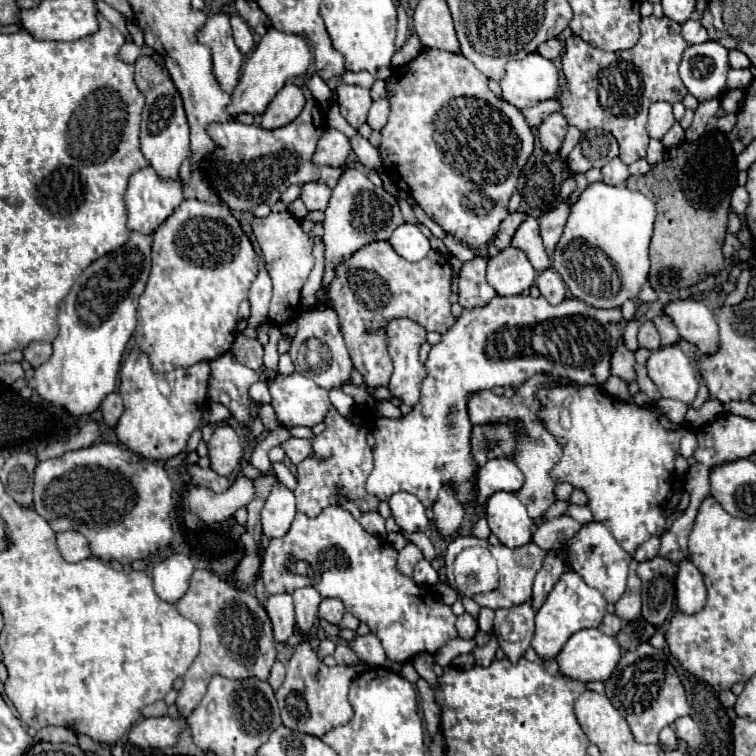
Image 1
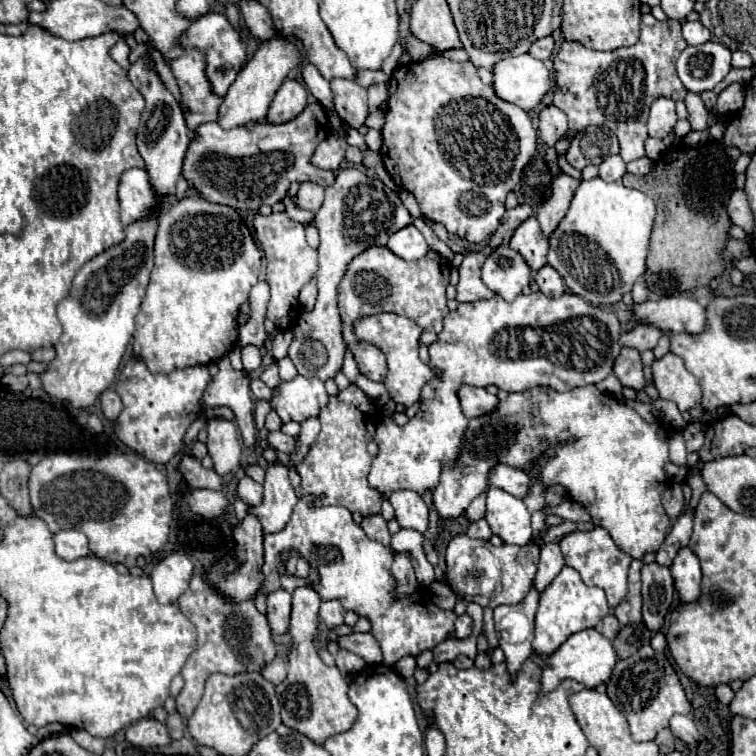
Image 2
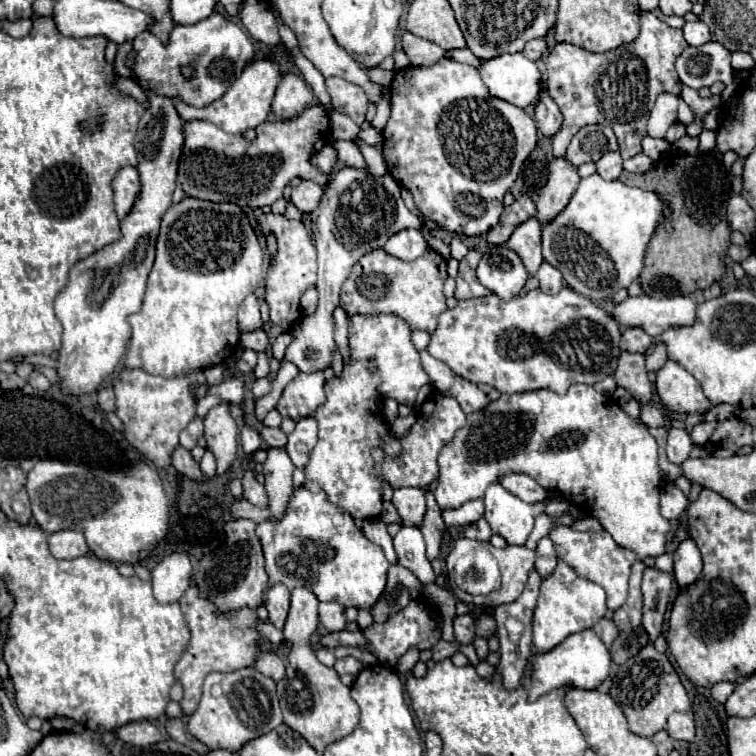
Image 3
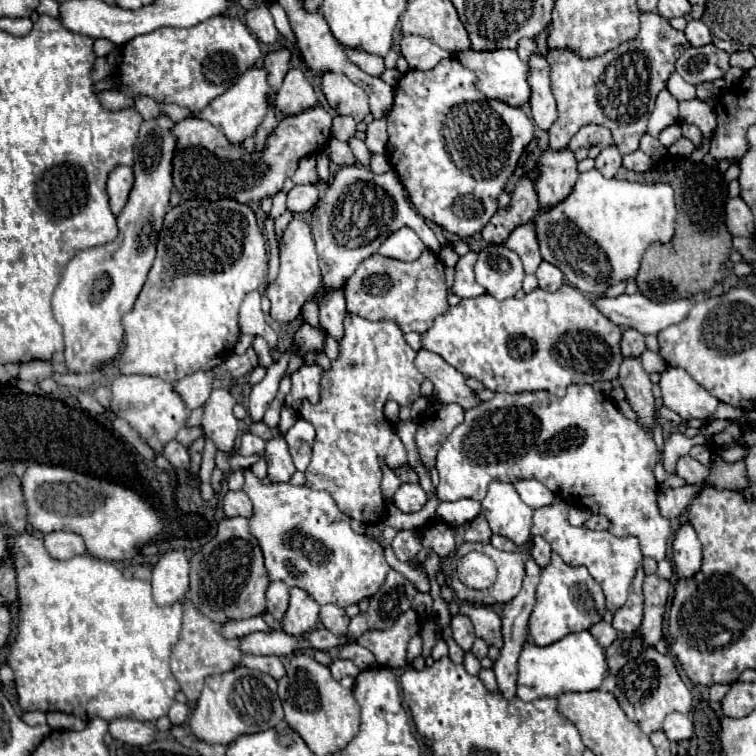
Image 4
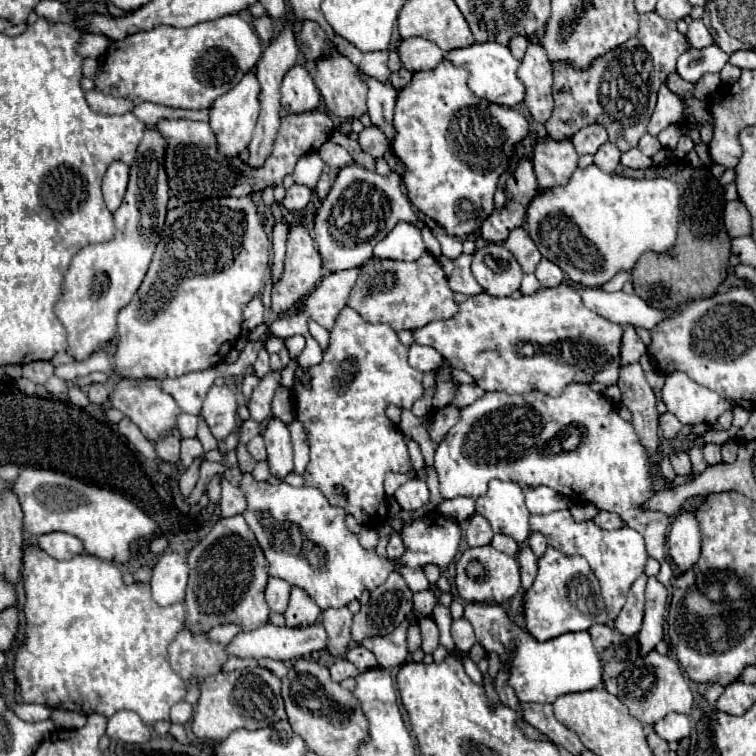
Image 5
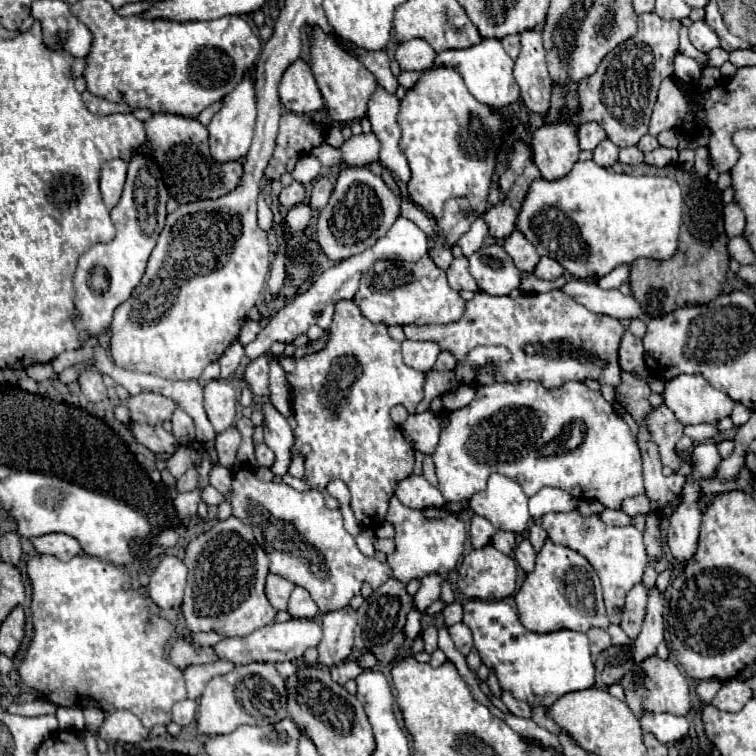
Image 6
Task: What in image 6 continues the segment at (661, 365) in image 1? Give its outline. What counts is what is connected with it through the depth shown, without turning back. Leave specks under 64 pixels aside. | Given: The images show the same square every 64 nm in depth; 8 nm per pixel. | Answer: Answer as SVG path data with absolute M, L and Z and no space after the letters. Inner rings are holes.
M680 374L666 382L666 406L682 424L716 424L732 412L734 400L724 392L712 388L702 376Z

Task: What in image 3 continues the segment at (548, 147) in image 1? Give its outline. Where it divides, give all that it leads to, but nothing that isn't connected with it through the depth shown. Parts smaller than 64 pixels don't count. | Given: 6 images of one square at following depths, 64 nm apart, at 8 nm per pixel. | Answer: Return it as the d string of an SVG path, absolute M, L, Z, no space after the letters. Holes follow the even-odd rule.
M540 92L534 120L536 120L536 128L540 128L540 132L546 138L552 138L564 124L564 116L562 116L560 108L556 106L556 102L546 92Z

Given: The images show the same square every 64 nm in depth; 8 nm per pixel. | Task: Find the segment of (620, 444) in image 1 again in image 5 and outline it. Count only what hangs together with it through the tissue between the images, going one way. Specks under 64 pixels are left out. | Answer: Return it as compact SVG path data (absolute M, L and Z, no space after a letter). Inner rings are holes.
M568 384L562 396L548 396L544 392L532 390L526 394L508 394L508 392L486 392L480 400L460 410L460 422L452 426L448 436L440 442L434 454L434 468L440 480L440 494L446 500L458 496L480 498L488 490L488 482L492 478L500 478L502 464L502 480L536 486L548 486L556 492L562 492L570 502L592 504L598 510L606 510L618 514L624 520L626 528L634 528L642 534L646 542L648 556L658 562L664 560L664 544L668 534L668 516L662 512L654 512L644 508L644 504L654 496L654 486L650 478L652 470L652 454L640 444L640 438L632 426L632 422L624 420L612 406L608 398L594 392L588 384Z

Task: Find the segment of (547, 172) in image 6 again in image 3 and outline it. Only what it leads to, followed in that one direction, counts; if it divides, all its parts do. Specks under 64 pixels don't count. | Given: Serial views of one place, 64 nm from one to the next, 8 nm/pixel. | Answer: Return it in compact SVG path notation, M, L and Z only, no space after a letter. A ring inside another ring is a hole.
M556 158L552 160L552 164L548 164L548 182L540 190L540 196L536 202L536 208L538 208L536 218L542 226L552 222L568 206L572 194L578 188L578 182L580 182L580 176L576 168L568 164L568 160Z

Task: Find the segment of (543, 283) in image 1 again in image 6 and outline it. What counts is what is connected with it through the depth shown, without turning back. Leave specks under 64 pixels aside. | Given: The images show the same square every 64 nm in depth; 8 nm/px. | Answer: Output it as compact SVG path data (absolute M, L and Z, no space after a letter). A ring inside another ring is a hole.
M542 258L540 262L538 262L538 266L536 266L536 270L534 270L534 276L536 278L540 278L540 280L558 280L560 276L564 274L564 268L556 262L556 260L552 260L552 258Z

